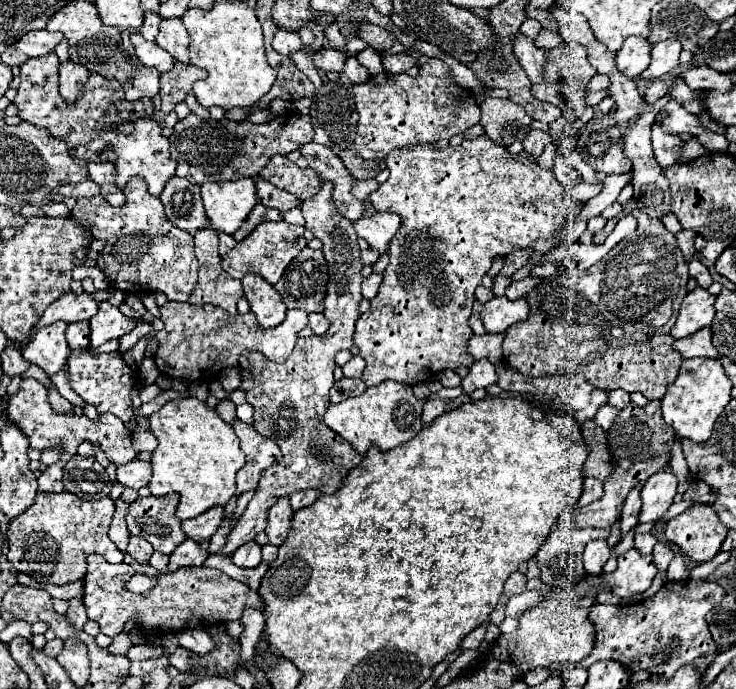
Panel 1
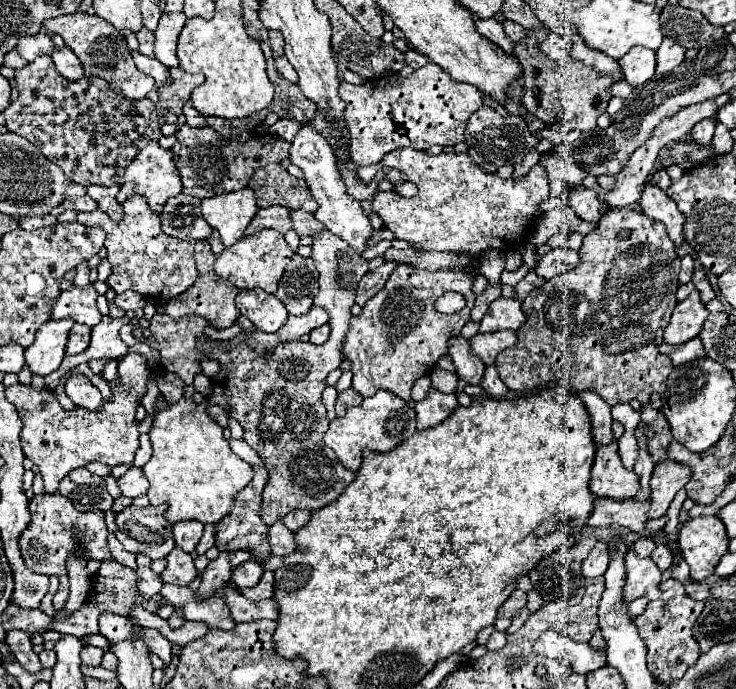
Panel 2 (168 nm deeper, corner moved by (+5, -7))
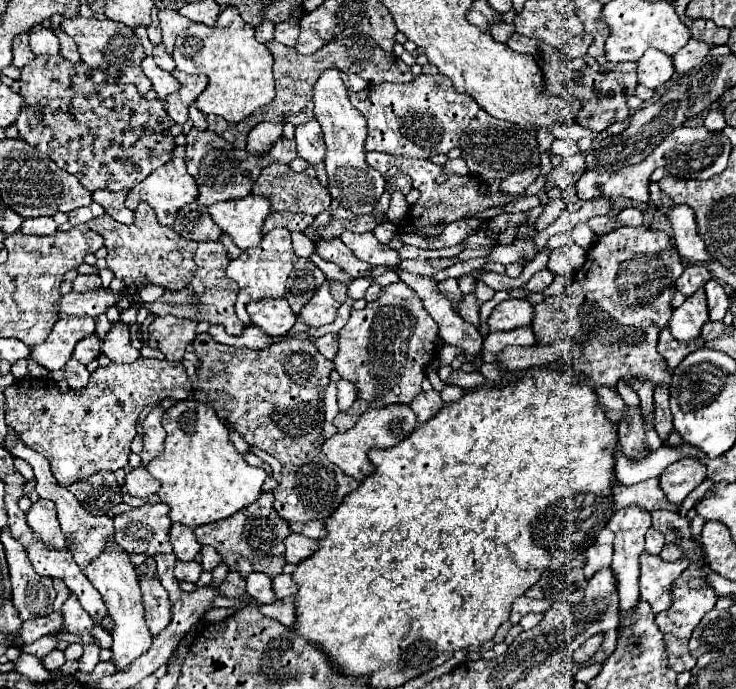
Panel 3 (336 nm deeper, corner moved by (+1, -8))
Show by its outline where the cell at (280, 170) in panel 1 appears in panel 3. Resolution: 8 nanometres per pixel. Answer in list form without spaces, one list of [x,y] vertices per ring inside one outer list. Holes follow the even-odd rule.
[[[270,164],[270,166],[266,166],[262,170],[262,174],[256,178],[252,192],[266,196],[270,200],[270,204],[272,204],[272,210],[304,212],[304,214],[312,214],[312,216],[318,216],[320,212],[324,212],[332,202],[328,190],[320,184],[318,178],[310,178],[304,172],[298,174],[286,164]]]

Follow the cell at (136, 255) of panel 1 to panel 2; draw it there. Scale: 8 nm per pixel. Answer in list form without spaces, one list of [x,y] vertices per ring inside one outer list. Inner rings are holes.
[[[134,195],[124,201],[124,219],[112,221],[100,209],[92,213],[80,211],[76,217],[78,223],[88,227],[102,227],[106,231],[106,259],[112,265],[112,273],[106,279],[108,287],[116,293],[124,293],[132,289],[148,299],[166,303],[186,289],[190,289],[196,281],[196,267],[194,267],[194,243],[172,239],[162,233],[160,217],[152,213],[146,199],[142,195]]]

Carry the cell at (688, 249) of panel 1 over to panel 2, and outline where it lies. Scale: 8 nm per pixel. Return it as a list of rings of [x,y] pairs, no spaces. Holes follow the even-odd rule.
[[[690,255],[682,257],[682,267],[680,267],[680,283],[688,283],[694,271],[694,259]]]

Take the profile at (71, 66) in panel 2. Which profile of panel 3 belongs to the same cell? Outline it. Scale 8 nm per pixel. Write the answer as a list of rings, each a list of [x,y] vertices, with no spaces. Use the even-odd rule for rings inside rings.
[[[60,28],[54,30],[54,34],[56,34],[58,40],[60,40],[60,54],[62,54],[68,62],[80,62],[80,54],[78,54],[78,50],[76,50],[76,42],[74,42],[68,34],[64,34]]]

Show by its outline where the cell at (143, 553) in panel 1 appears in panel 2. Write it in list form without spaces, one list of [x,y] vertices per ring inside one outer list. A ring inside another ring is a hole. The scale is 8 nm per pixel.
[[[136,555],[136,563],[138,563],[138,569],[136,569],[138,591],[144,595],[144,599],[150,599],[152,595],[160,593],[162,579],[150,569],[150,559],[146,555]]]

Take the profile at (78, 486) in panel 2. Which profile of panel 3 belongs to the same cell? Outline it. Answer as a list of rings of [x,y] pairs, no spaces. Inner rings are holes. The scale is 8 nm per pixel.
[[[98,472],[92,478],[74,482],[68,490],[94,516],[102,516],[110,508],[122,504],[122,490],[112,472]]]

